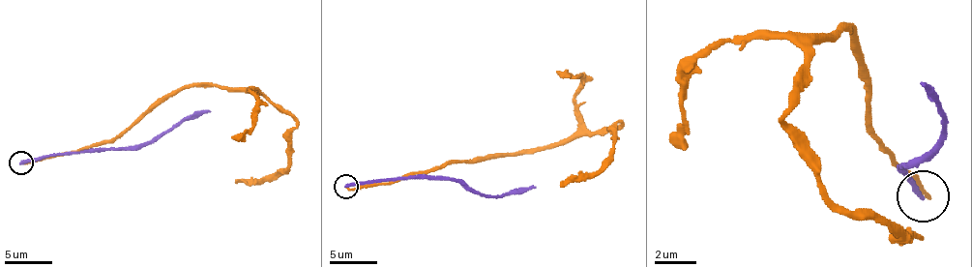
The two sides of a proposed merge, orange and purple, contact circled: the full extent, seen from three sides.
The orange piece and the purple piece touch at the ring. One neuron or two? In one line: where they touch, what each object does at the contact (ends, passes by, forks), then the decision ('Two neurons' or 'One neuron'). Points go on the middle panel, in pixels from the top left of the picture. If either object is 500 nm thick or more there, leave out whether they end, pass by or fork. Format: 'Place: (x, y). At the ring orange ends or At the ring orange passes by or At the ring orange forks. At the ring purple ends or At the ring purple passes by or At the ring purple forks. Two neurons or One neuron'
Place: (346, 187). At the ring orange ends. At the ring purple ends. Two neurons

